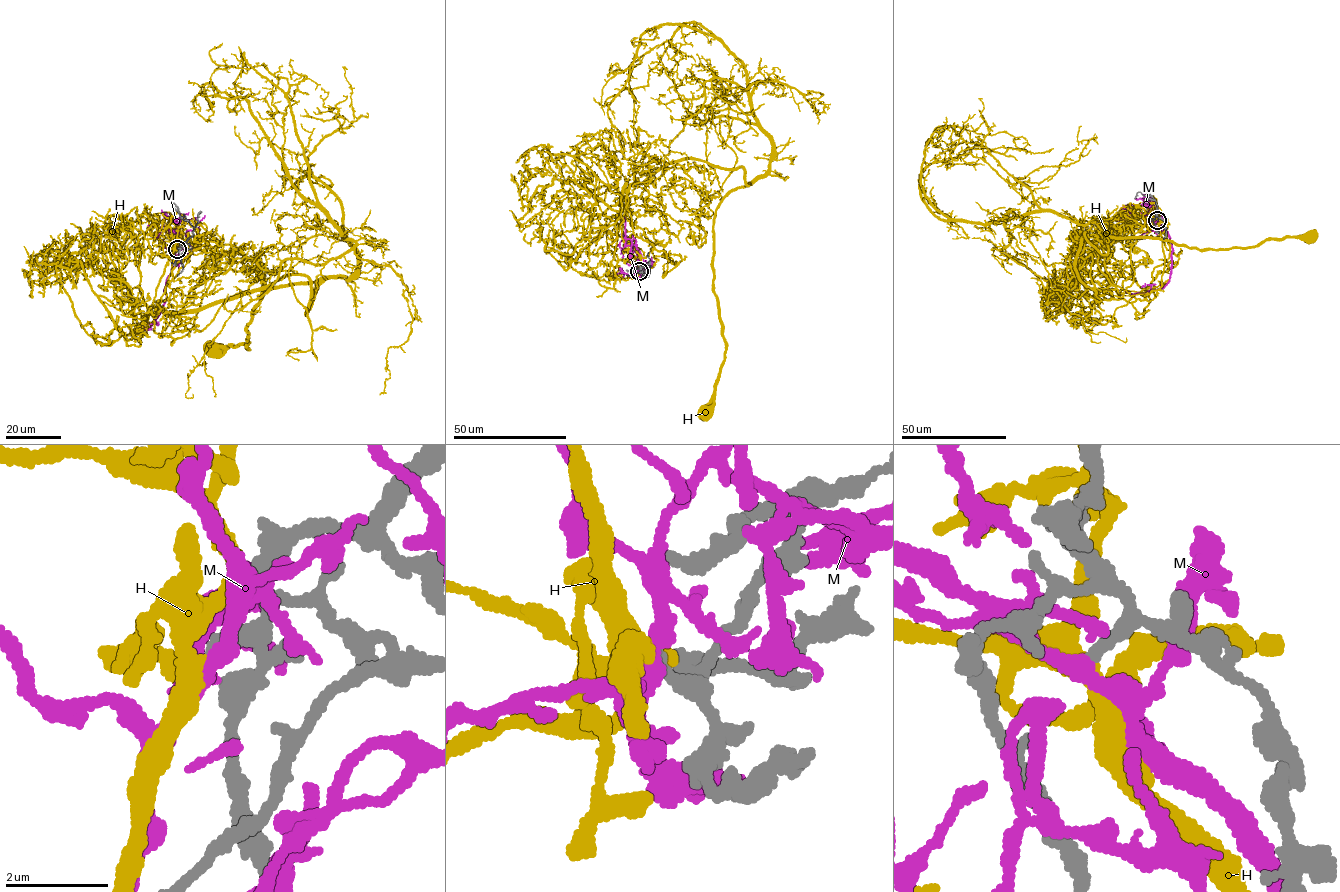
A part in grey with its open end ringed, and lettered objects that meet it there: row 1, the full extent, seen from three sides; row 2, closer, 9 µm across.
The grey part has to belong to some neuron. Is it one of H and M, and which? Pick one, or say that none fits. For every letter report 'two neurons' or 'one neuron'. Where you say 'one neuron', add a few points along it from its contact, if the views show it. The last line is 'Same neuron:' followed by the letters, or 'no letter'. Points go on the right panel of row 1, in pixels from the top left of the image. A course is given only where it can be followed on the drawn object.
H: one neuron; course (1157, 220), (1170, 256), (1146, 291), (1083, 283), (1083, 232), (1106, 254), (1102, 229), (1203, 250), (1310, 236)
M: two neurons
Same neuron: H

